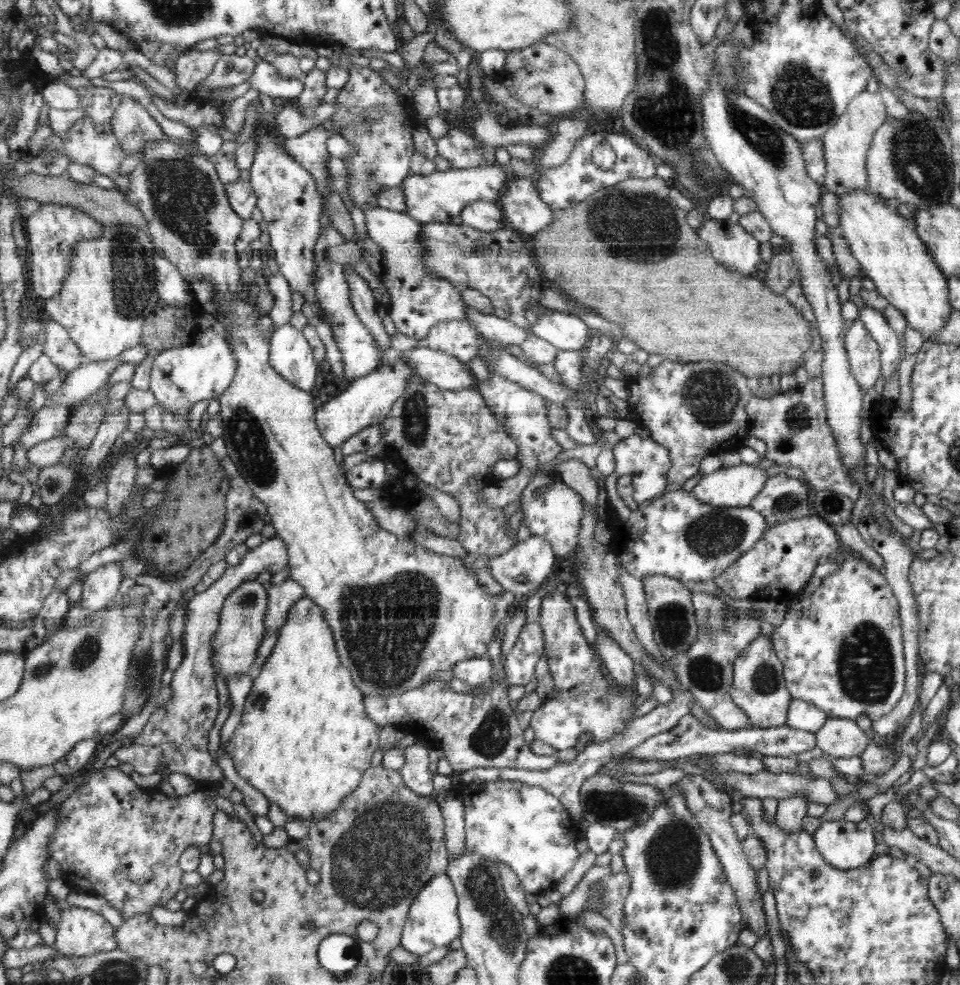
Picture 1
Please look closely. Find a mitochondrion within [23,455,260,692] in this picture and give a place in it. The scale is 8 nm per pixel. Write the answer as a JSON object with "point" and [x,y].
{"point":[86,652]}

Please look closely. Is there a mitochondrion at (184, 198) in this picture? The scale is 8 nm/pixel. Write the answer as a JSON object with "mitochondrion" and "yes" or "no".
{"mitochondrion":"yes"}

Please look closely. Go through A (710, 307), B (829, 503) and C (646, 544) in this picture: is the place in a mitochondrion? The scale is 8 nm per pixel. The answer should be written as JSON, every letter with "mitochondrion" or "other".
{"A":"other","B":"mitochondrion","C":"other"}

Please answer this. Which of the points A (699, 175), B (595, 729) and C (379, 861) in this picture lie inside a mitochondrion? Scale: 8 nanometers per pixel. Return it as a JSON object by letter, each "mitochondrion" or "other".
{"A":"mitochondrion","B":"other","C":"mitochondrion"}

